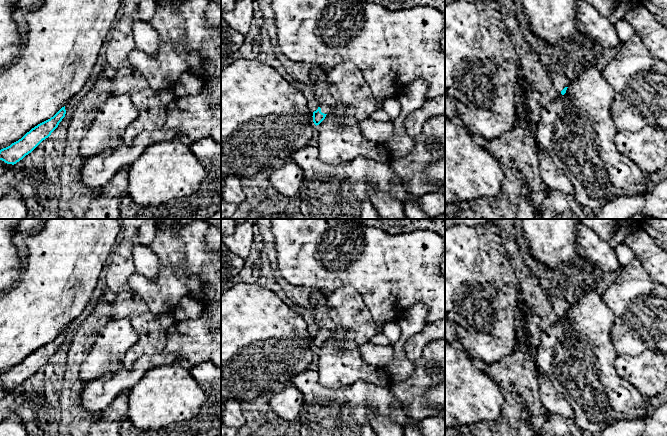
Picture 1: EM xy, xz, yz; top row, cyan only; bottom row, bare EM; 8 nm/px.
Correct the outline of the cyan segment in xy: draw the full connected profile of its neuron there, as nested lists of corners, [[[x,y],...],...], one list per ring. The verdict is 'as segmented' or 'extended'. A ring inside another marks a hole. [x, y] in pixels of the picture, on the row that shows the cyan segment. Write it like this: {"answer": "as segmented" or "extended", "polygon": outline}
{"answer": "as segmented", "polygon": [[[64,106],[53,117],[32,128],[21,139],[1,149],[0,160],[12,165],[22,160],[51,135],[65,117],[65,114]]]}

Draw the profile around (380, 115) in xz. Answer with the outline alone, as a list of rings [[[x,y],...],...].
[[[379,109],[371,115],[371,119],[374,121],[382,121],[382,122],[392,122],[390,116],[383,110]]]

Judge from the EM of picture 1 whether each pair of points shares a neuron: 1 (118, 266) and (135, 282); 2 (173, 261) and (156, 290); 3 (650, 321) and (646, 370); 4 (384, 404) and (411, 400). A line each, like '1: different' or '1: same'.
1: different
2: same
3: different
4: different

